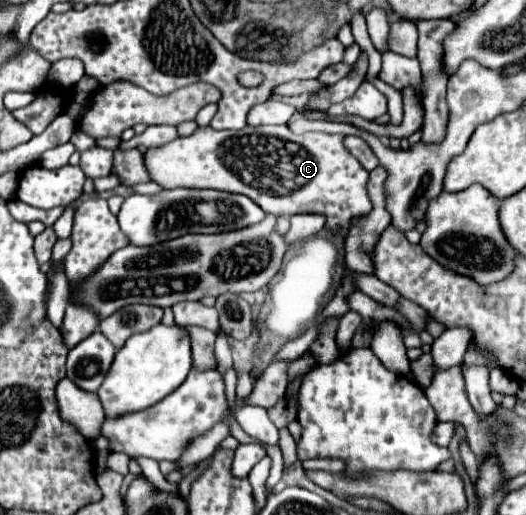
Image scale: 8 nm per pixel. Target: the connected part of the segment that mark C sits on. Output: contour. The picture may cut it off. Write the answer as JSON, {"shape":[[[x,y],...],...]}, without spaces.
{"shape":[[[282,124],[282,126],[246,126],[242,130],[214,130],[214,128],[206,126],[206,128],[198,128],[188,138],[176,138],[170,144],[164,144],[158,148],[148,148],[146,150],[146,168],[150,170],[150,176],[154,178],[154,182],[158,182],[162,188],[212,188],[212,190],[226,190],[232,194],[244,194],[244,196],[252,198],[266,214],[274,214],[274,216],[322,214],[326,218],[326,230],[332,234],[340,234],[342,238],[346,238],[354,218],[362,218],[362,216],[370,214],[370,210],[372,210],[372,202],[370,202],[370,196],[366,190],[368,180],[370,180],[370,172],[348,152],[348,148],[344,146],[344,134],[326,134],[326,132],[294,134],[286,124]]]}

